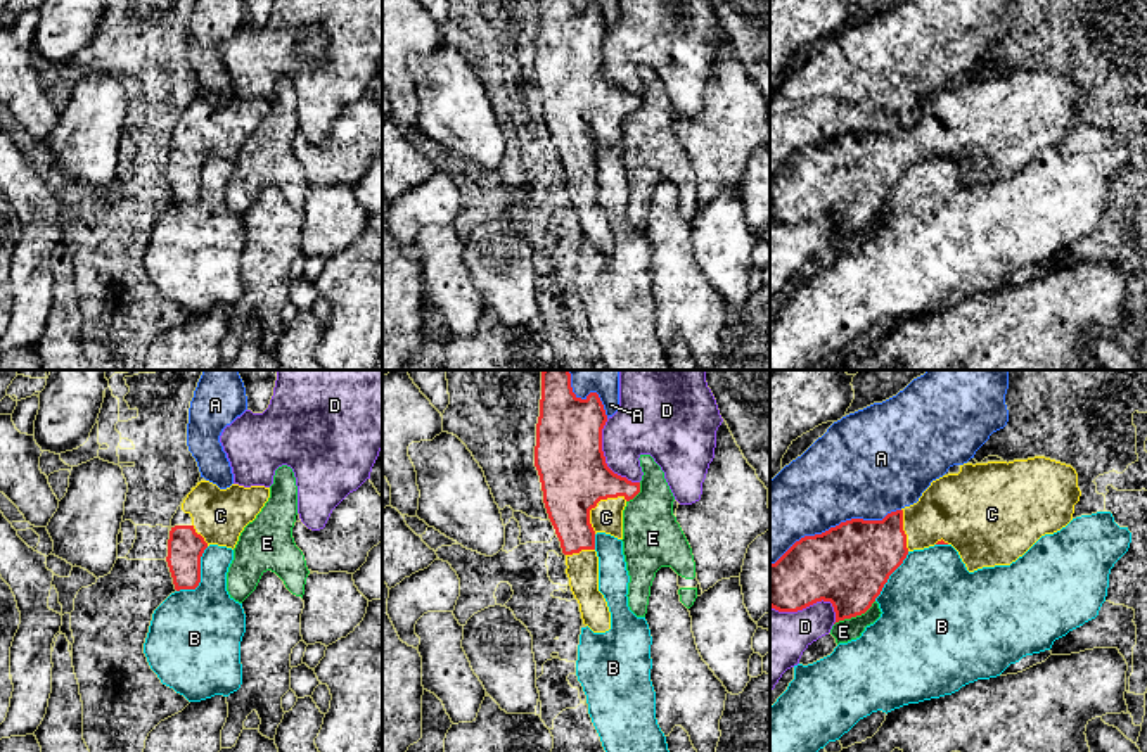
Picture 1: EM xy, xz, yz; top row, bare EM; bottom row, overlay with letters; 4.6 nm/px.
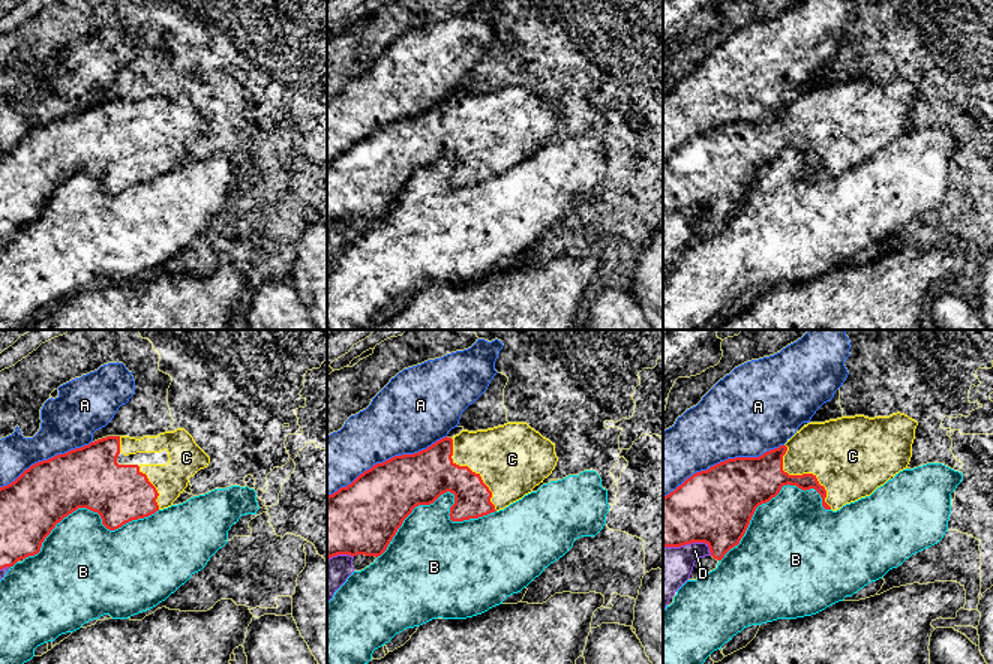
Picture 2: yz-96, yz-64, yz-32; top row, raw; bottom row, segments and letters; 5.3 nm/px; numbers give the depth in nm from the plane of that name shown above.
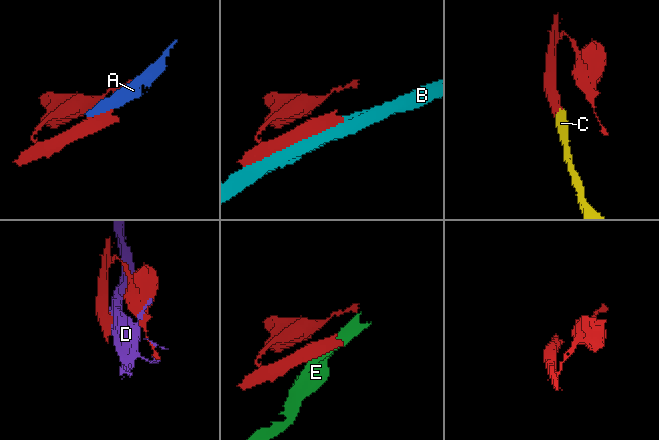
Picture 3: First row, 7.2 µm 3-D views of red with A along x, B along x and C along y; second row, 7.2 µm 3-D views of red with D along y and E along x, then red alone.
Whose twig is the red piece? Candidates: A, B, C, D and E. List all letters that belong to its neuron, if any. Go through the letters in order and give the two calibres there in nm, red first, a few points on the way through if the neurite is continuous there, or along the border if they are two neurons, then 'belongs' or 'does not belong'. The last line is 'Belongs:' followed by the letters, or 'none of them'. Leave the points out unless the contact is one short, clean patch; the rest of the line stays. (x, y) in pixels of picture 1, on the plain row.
A: 380 nm thick on the red side, 420 nm on the other; does not belong
B: 170 nm thick on the red side, 380 nm on the other; does not belong
C: 320 nm thick on the red side, 140 nm on the other; belongs
D: 380 nm thick on the red side, 300 nm on the other; does not belong
E: 380 nm thick on the red side, 100 nm on the other; does not belong
Belongs: C

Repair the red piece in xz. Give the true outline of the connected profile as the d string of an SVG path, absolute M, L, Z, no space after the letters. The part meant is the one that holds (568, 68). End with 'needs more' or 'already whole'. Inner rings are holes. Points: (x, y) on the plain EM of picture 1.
M541 0L535 80L548 131L566 168L571 204L580 216L583 237L593 245L611 242L611 225L599 204L595 147L606 145L623 152L623 123L640 105L640 95L614 86L606 76L602 64L606 35L607 28L597 5L581 12L573 5L573 0Z | needs more

